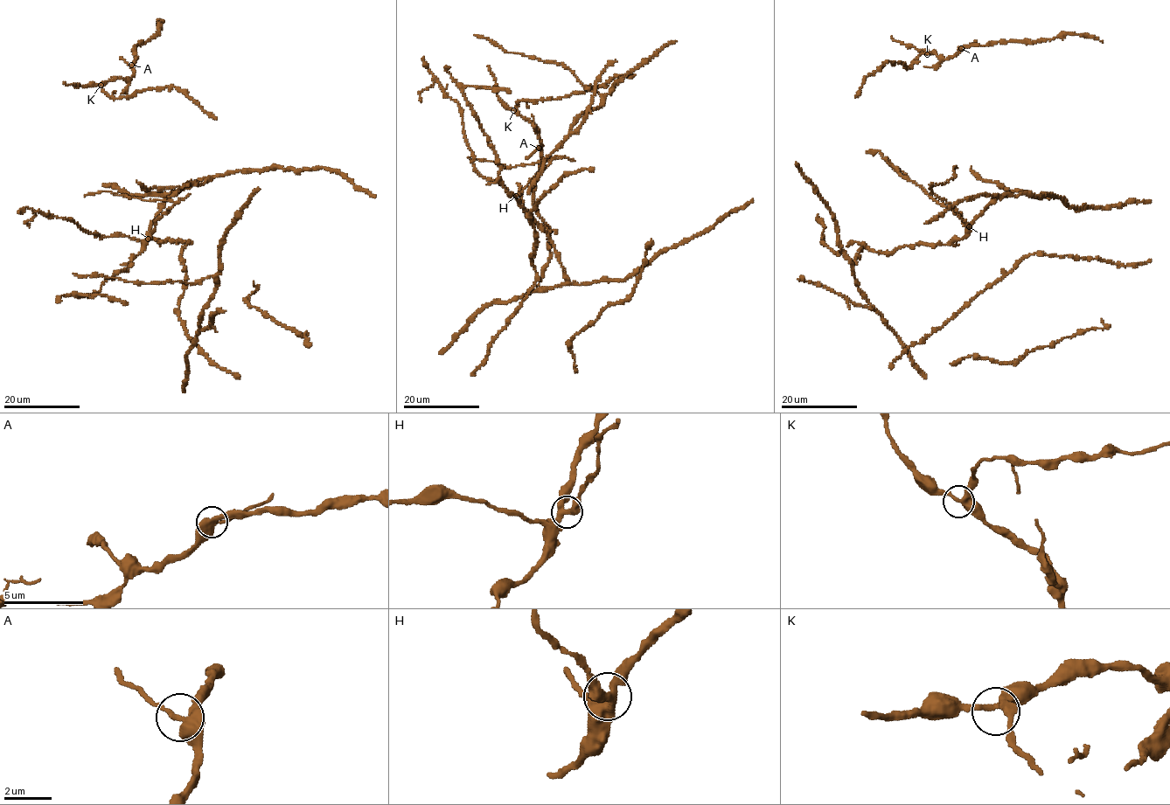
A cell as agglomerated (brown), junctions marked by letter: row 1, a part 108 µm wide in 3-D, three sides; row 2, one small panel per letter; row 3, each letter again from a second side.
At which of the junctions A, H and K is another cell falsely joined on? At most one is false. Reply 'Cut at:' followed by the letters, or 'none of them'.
Cut at: H

